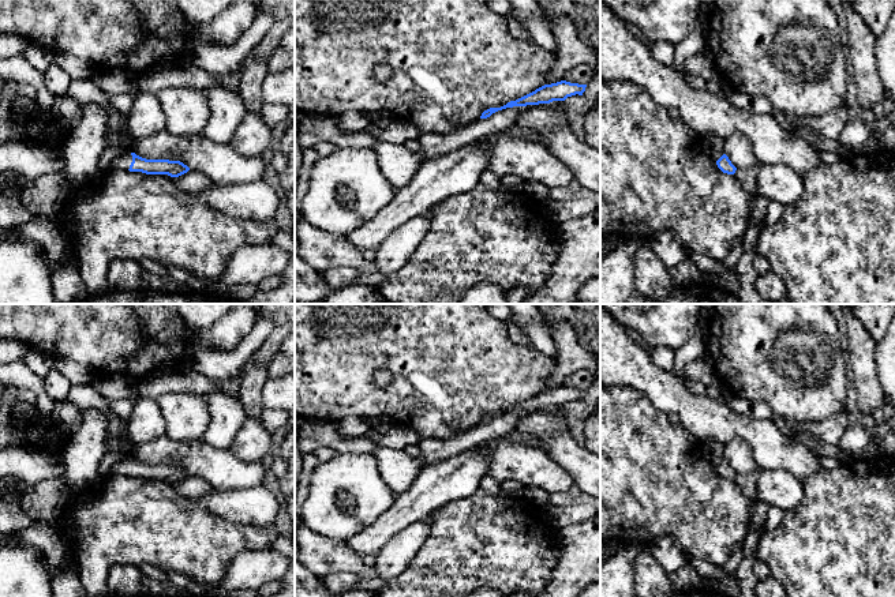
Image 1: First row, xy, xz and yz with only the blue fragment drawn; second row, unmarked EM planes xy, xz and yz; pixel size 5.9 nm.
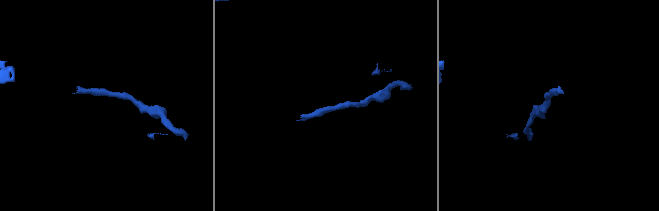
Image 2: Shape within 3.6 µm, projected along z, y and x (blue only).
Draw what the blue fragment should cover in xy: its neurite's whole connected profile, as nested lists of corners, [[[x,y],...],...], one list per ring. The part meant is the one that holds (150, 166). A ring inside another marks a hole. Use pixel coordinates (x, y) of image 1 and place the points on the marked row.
[[[108,147],[100,158],[100,169],[106,170],[130,170],[142,172],[146,174],[168,174],[179,177],[190,170],[187,165],[180,161],[169,159],[146,159],[135,153],[123,151],[119,149]]]

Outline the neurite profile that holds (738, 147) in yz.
[[[734,132],[724,139],[724,154],[737,169],[748,169],[757,164],[753,144],[742,132]]]

